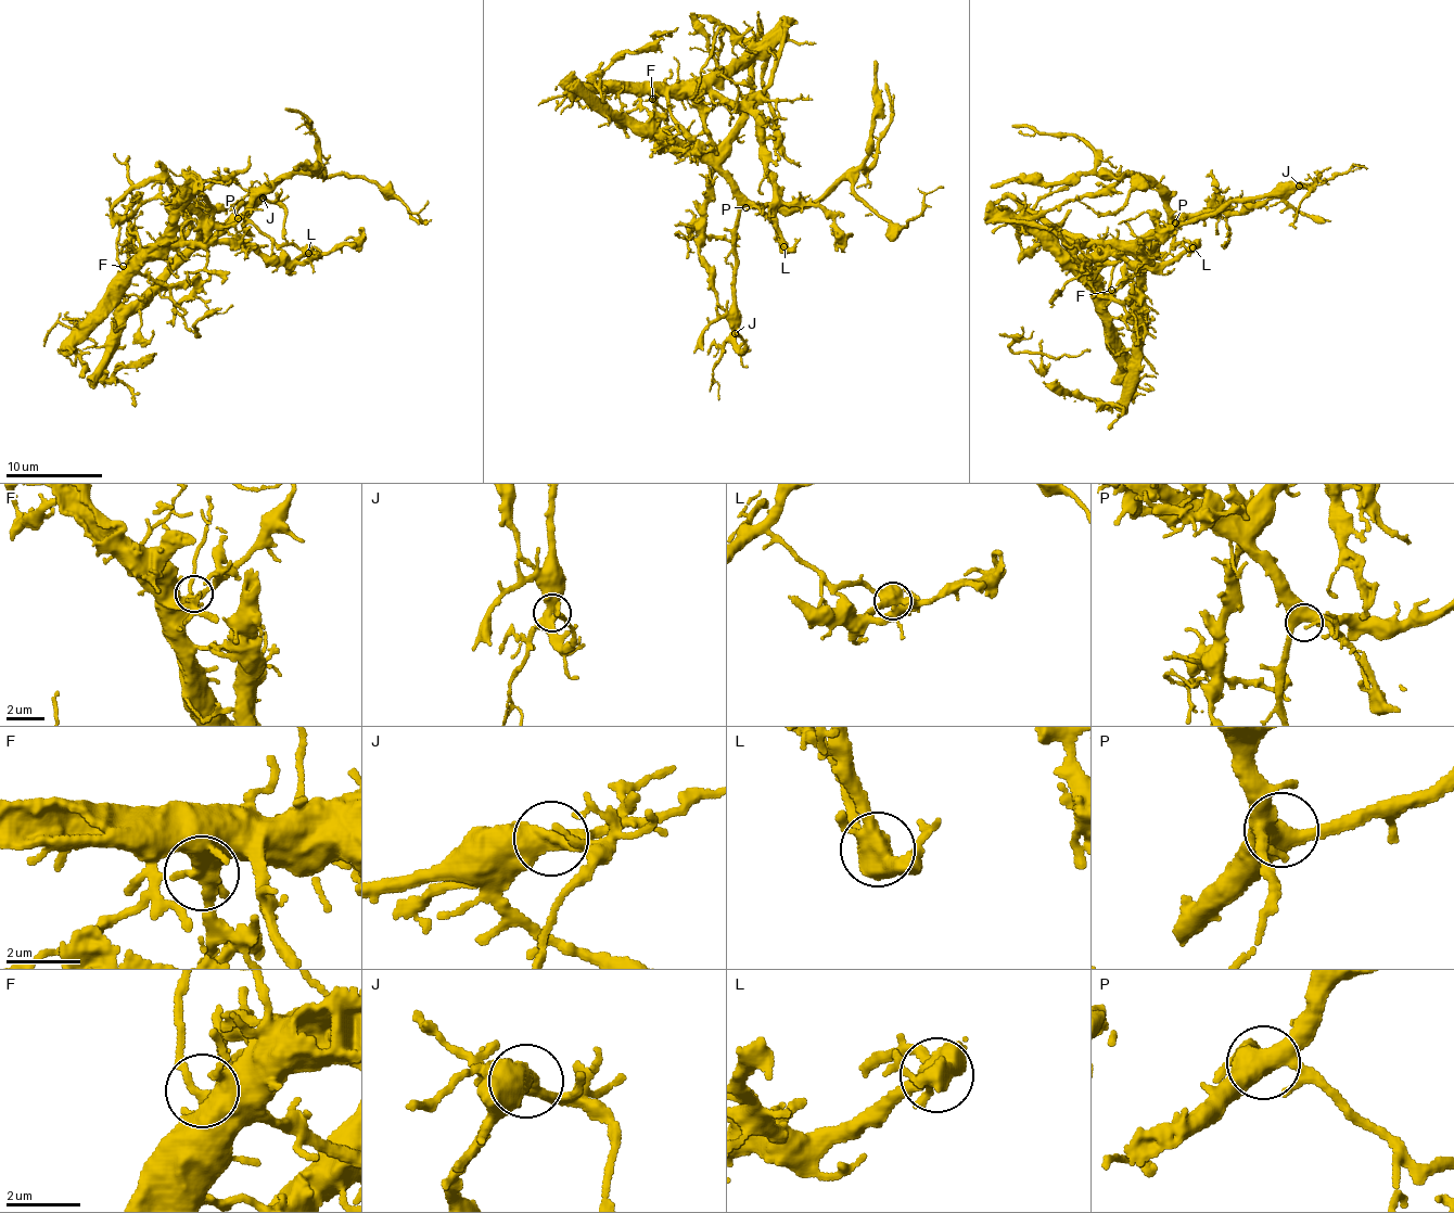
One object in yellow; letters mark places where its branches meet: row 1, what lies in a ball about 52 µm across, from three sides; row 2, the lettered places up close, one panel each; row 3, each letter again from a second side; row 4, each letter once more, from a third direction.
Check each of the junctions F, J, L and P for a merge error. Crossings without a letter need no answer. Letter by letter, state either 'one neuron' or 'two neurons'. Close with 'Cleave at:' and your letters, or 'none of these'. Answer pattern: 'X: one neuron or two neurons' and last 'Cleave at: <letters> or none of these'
F: one neuron
J: two neurons
L: two neurons
P: one neuron
Cleave at: J, L

